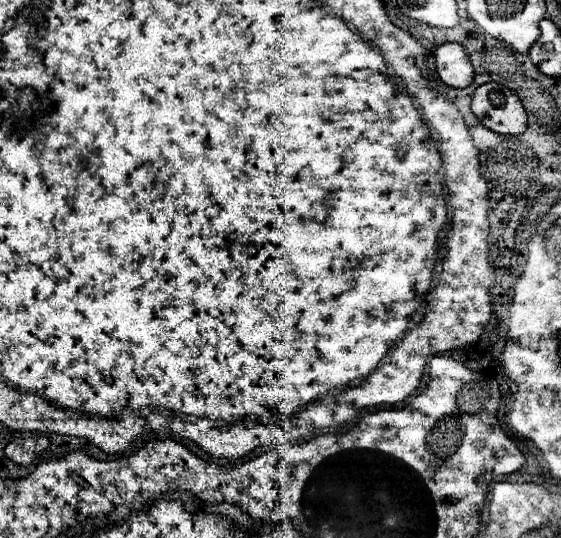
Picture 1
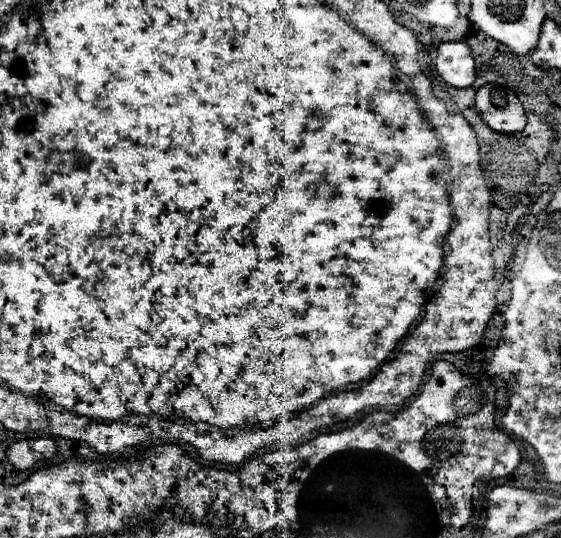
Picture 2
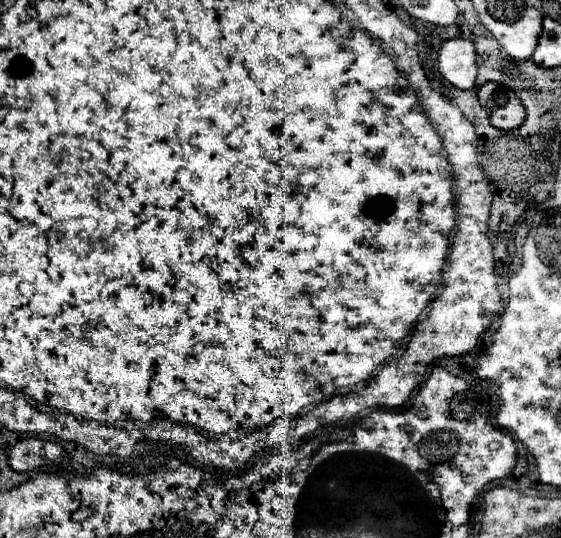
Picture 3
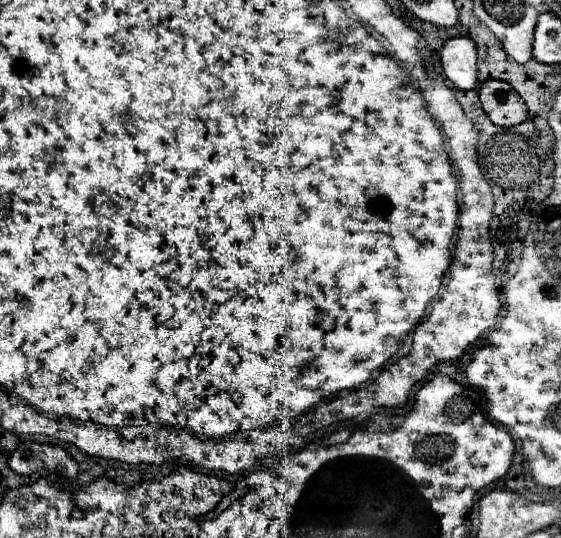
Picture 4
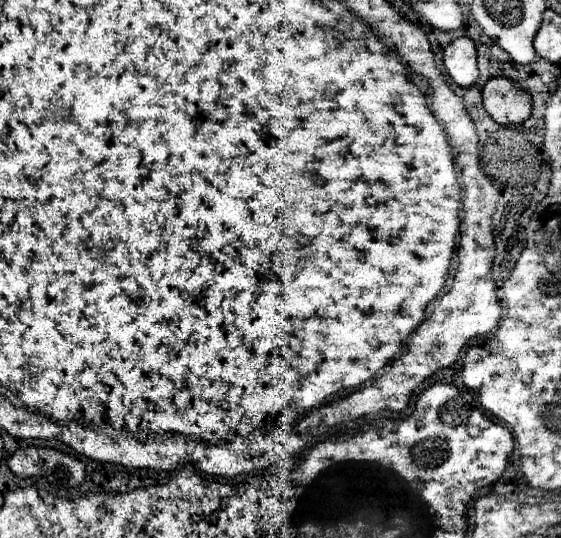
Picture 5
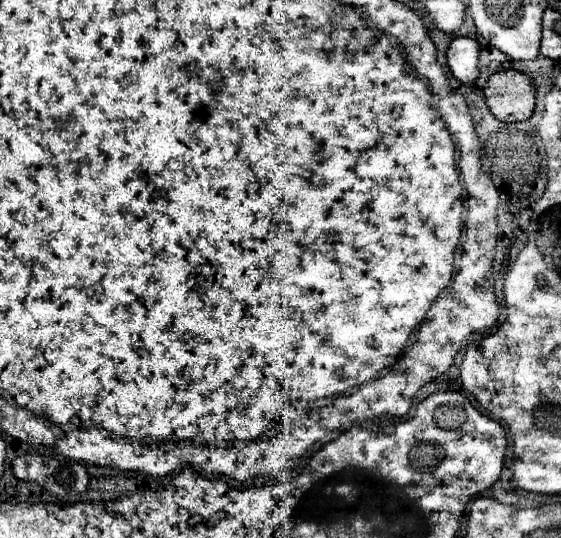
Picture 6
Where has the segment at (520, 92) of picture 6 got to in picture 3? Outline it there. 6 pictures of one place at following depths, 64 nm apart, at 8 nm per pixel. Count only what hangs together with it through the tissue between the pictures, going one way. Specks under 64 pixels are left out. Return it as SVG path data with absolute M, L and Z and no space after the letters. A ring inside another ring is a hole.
M486 82L478 88L478 100L490 110L490 124L498 130L520 128L526 120L526 110L510 88L496 82Z

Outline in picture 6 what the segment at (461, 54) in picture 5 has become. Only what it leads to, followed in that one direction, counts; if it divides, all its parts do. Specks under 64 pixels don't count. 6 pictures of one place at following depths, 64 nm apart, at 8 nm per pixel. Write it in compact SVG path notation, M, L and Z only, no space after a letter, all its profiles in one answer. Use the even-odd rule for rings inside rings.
M454 38L446 58L452 76L460 84L472 84L478 78L478 42L472 38Z

